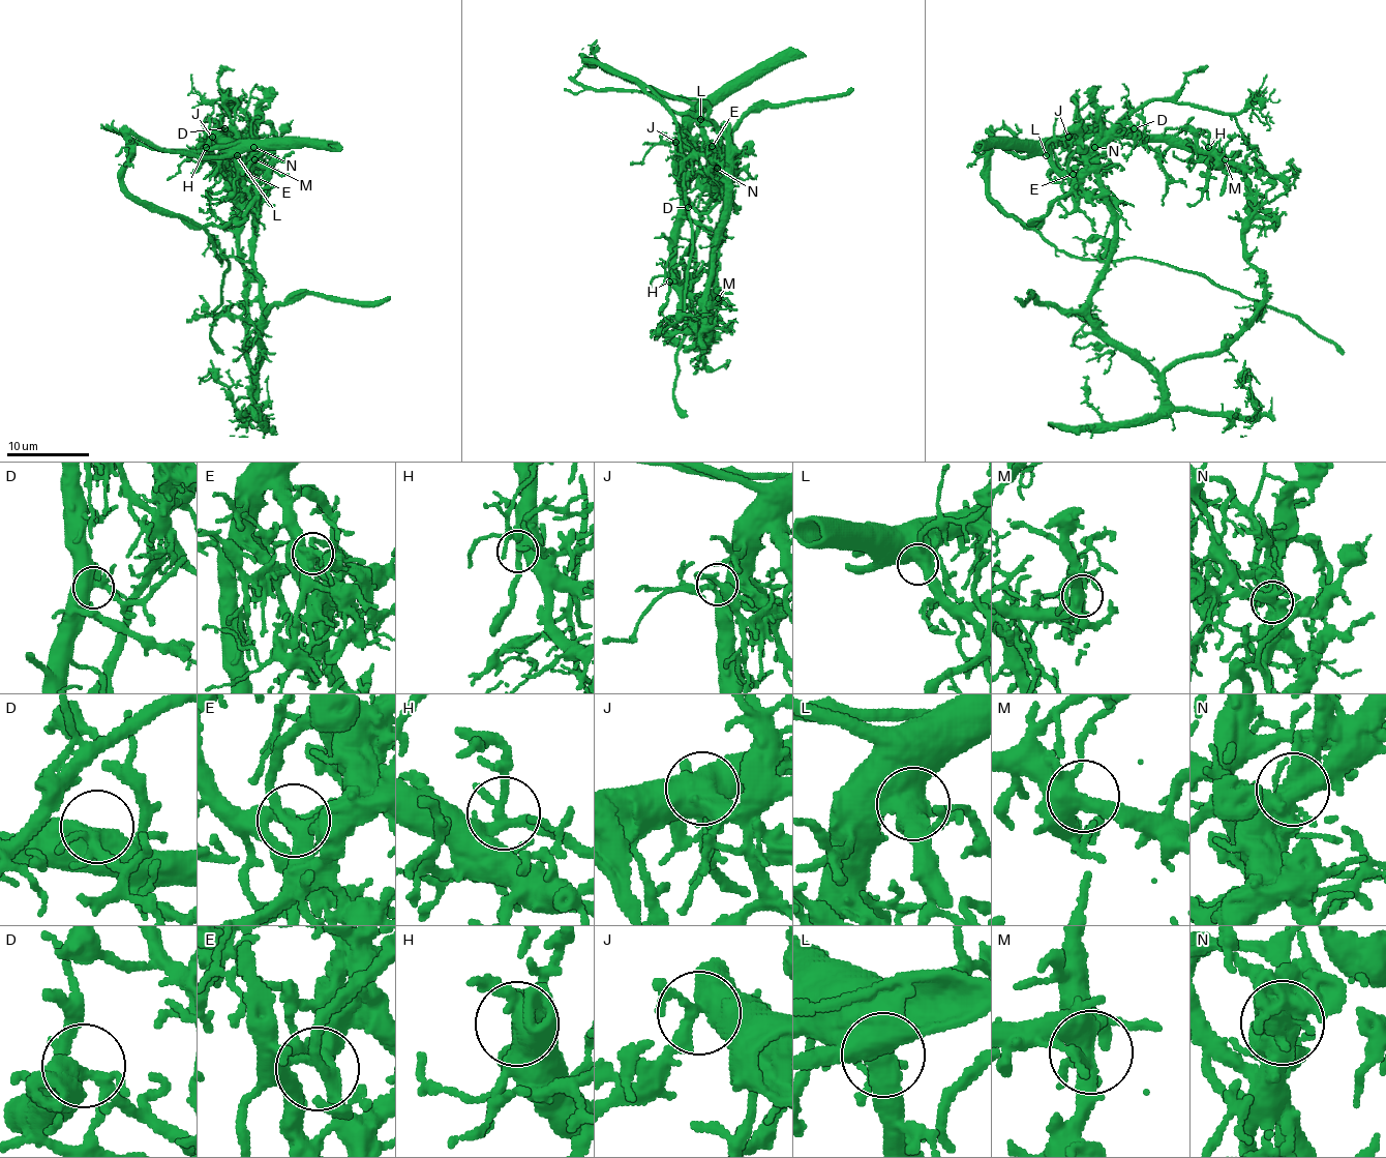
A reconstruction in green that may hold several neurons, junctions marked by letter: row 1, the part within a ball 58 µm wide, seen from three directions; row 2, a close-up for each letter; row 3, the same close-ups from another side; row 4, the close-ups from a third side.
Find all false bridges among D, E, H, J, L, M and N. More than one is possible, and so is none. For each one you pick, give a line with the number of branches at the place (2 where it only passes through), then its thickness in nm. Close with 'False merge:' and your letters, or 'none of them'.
E: 4 branches meet; 280 nm thick
N: 4 branches meet; 550 nm thick
False merge: E, N

